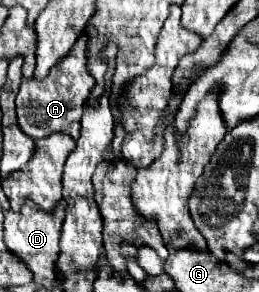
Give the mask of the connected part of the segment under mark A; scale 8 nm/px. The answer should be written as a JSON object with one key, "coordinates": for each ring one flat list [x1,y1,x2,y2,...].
{"coordinates":[[87,34,79,36,71,52,49,70,47,78,23,78,17,94,17,118,21,130,33,140,55,132,71,134,75,140,79,138,79,118,83,114,83,104,95,86,95,78,87,70,87,42]]}

